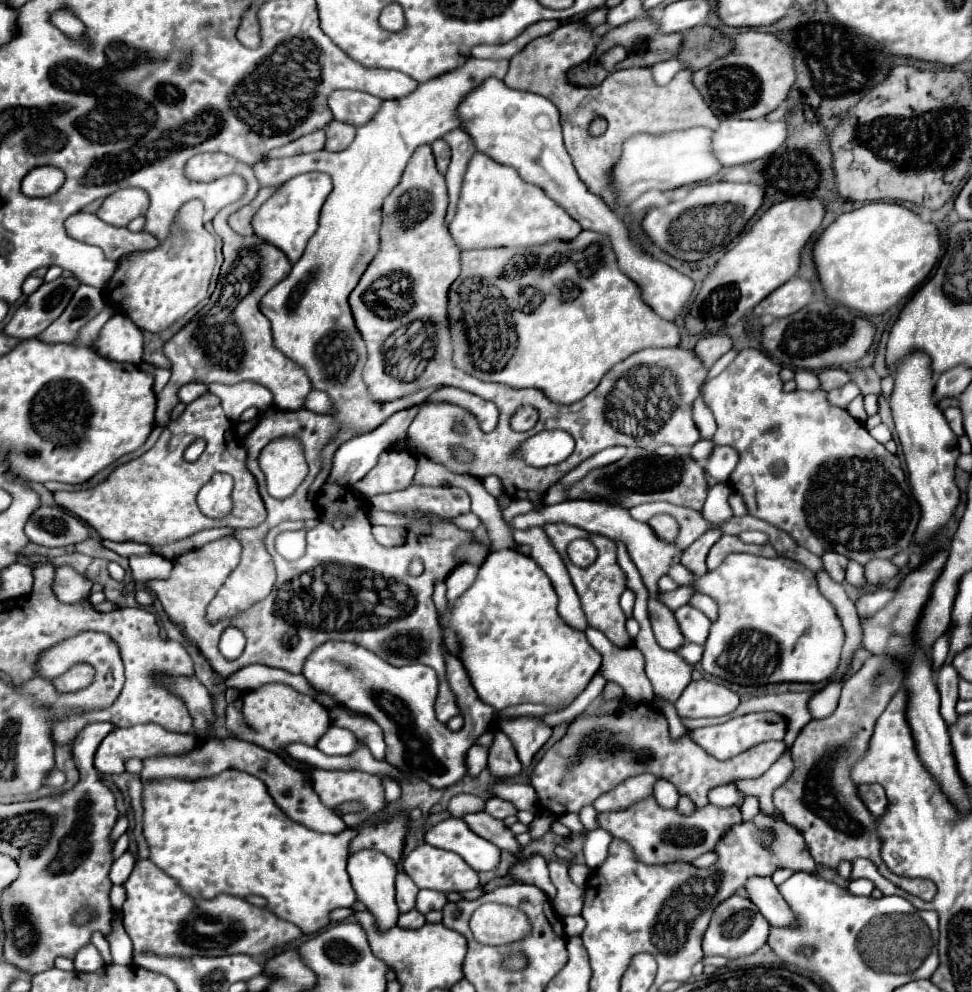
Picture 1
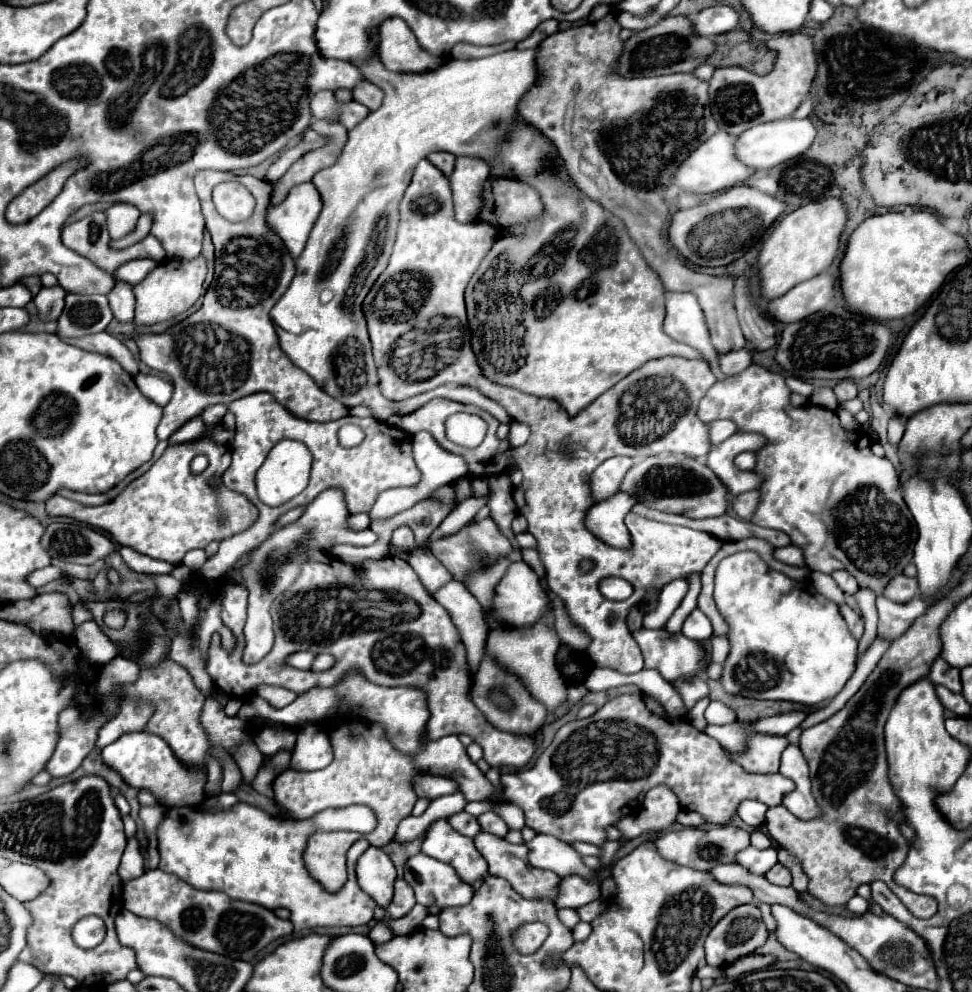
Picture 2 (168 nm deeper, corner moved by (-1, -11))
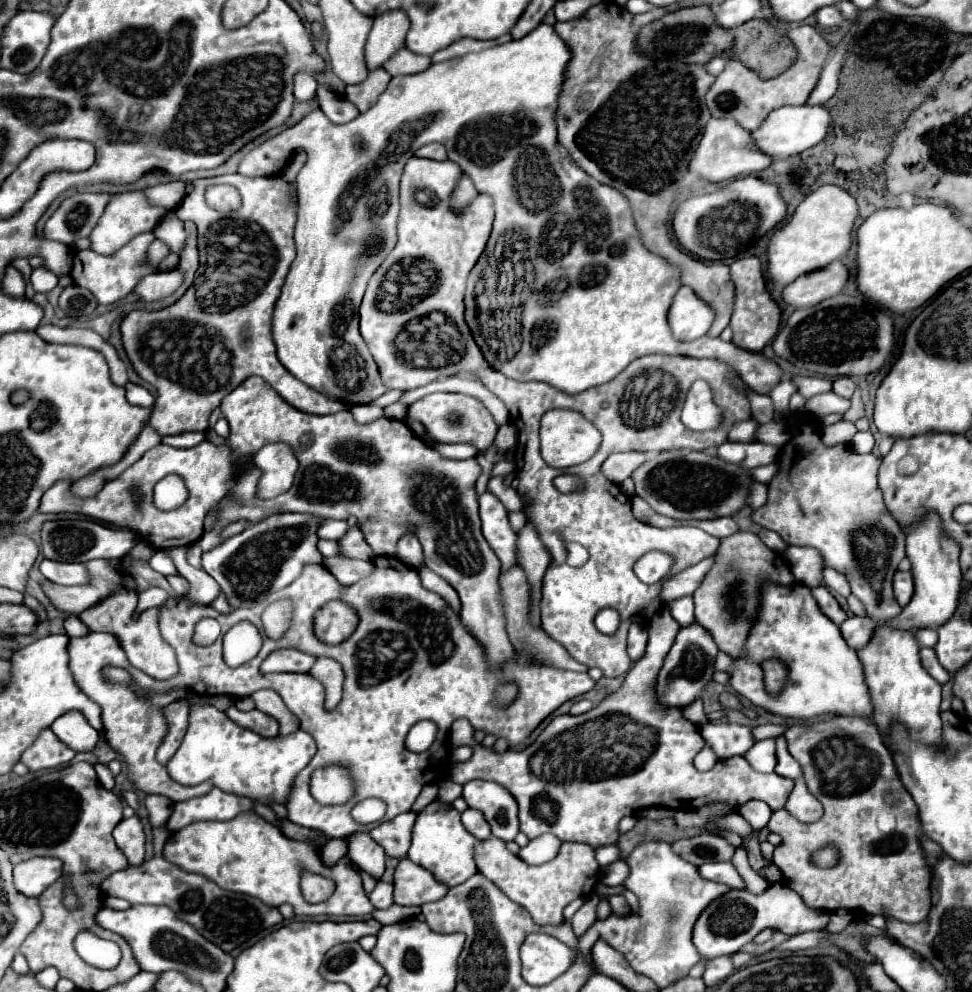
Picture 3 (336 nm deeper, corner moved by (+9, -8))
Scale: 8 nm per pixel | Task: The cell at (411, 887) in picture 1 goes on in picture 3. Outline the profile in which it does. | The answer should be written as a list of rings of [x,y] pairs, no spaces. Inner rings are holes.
[[[378,881],[374,891],[368,895],[370,903],[374,905],[374,909],[388,909],[394,901],[392,901],[392,883],[384,883],[384,881]]]

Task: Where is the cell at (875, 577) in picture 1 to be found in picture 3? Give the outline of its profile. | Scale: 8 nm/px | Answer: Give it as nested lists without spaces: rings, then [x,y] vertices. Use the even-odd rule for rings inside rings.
[[[898,571],[894,575],[894,597],[896,597],[896,601],[902,607],[906,607],[910,603],[910,599],[912,599],[912,593],[914,593],[914,583],[912,581],[914,579],[912,579],[912,573],[910,571],[908,573]]]

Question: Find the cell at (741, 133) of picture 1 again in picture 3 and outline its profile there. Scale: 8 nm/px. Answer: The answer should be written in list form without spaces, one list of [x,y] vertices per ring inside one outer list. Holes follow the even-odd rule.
[[[786,105],[774,109],[760,125],[760,129],[752,131],[752,137],[760,151],[772,157],[790,157],[818,145],[826,137],[830,123],[832,123],[830,111],[824,105]]]

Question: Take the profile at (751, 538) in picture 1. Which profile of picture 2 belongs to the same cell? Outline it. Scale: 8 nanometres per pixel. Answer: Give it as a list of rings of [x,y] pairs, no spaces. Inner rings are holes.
[[[794,544],[784,546],[784,548],[774,548],[774,558],[784,562],[784,564],[792,564],[792,566],[804,566],[804,556],[802,550]]]

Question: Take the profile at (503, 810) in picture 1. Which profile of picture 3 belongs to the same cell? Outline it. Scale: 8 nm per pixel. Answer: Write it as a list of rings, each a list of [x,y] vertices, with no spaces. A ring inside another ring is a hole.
[[[466,809],[462,813],[462,823],[466,827],[468,833],[472,833],[476,839],[484,841],[490,837],[490,829],[488,829],[488,823],[484,821],[484,815],[476,809]]]

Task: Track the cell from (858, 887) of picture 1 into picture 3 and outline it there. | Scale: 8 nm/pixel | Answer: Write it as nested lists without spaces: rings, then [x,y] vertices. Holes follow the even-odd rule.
[[[838,909],[830,913],[830,923],[828,923],[828,931],[830,933],[842,933],[854,919],[854,913],[846,911],[846,909]]]

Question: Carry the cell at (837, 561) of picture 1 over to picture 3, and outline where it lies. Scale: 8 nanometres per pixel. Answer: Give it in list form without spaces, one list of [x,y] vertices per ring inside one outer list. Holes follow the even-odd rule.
[[[824,569],[824,585],[844,597],[850,595],[850,585],[846,581],[846,577],[834,569]]]

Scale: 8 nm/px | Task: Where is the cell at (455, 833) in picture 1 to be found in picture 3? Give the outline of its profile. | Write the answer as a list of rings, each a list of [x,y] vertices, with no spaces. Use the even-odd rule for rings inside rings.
[[[438,799],[430,803],[426,809],[422,809],[416,817],[414,829],[412,829],[412,845],[408,851],[408,859],[424,869],[428,869],[436,881],[454,887],[464,883],[468,877],[476,873],[476,863],[474,863],[474,845],[476,837],[472,837],[462,821],[460,813],[452,805],[444,805]]]

